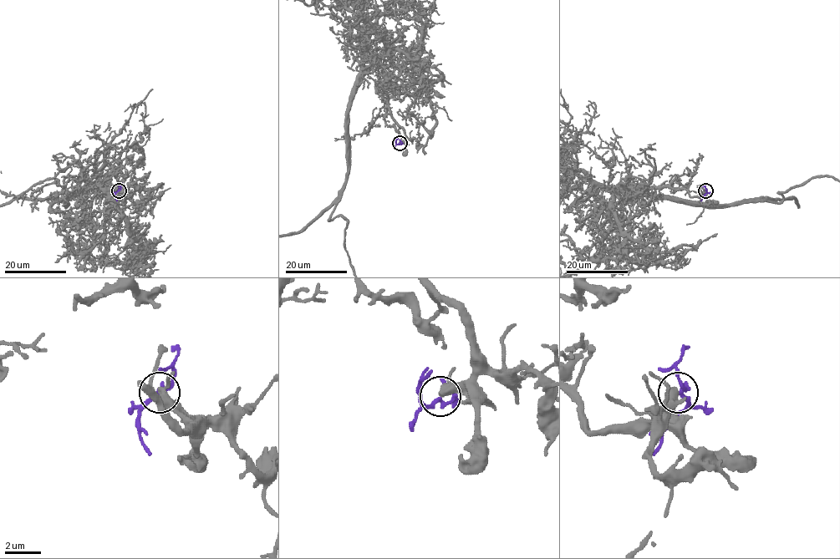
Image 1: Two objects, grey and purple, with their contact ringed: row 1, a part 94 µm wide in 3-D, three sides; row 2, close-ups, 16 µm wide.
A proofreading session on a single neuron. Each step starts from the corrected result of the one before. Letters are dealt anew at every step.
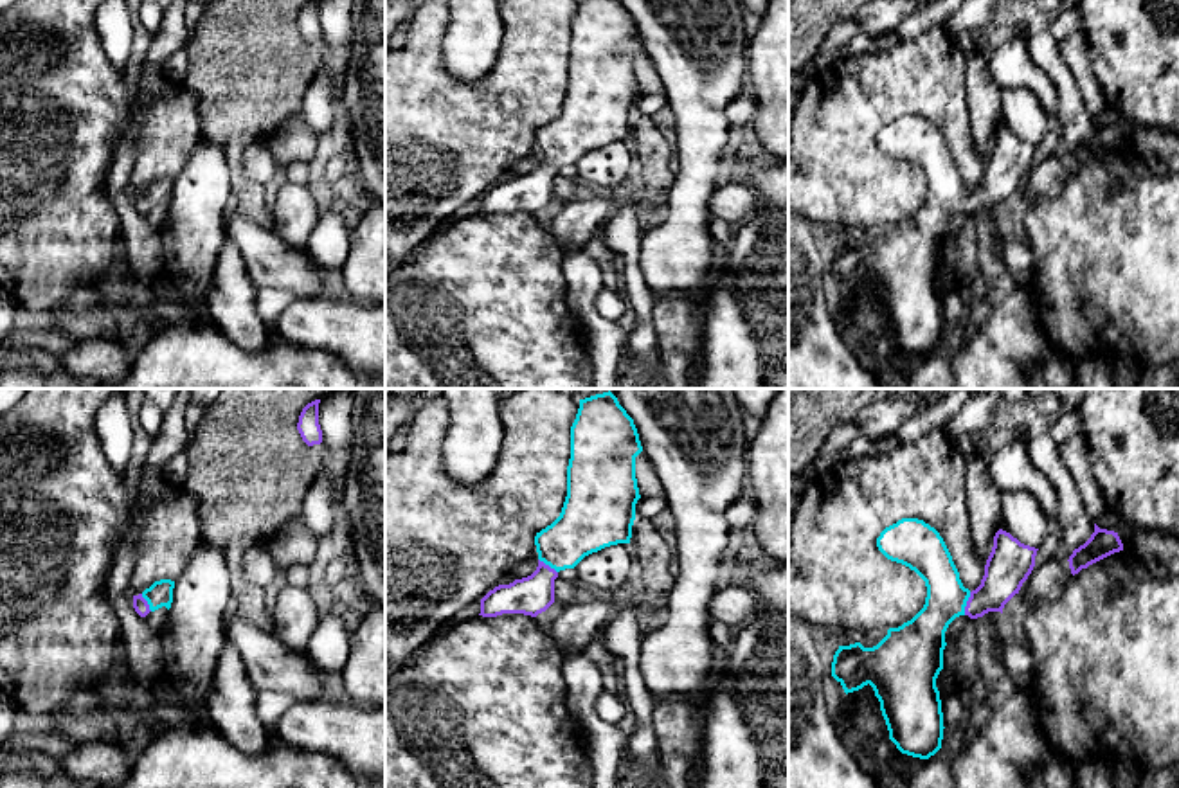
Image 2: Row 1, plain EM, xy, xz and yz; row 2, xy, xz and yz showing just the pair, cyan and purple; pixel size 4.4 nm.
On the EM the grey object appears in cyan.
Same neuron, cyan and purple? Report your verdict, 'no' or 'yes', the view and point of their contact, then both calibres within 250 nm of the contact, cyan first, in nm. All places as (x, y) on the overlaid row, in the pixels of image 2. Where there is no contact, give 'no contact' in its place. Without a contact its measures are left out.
yes | yz (965, 603) | 200/190 nm

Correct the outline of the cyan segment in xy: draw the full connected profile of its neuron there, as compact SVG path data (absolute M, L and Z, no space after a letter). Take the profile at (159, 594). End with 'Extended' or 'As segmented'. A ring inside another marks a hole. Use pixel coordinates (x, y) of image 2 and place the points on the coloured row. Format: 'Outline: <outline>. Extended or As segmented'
Outline: M171 579L155 581L142 594L133 595L135 612L140 617L146 617L149 612L155 612L162 606L169 610L173 603L173 588L175 588L175 581Z. Extended

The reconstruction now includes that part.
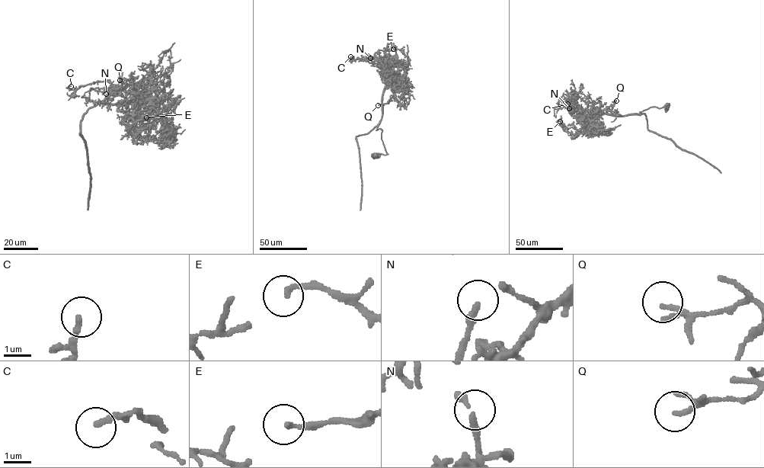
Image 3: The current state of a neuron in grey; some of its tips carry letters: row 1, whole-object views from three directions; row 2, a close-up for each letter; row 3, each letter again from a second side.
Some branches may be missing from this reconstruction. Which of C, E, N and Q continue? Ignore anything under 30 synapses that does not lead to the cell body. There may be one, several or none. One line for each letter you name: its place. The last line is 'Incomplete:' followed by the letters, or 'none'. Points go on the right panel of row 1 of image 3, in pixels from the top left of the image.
Incomplete: none

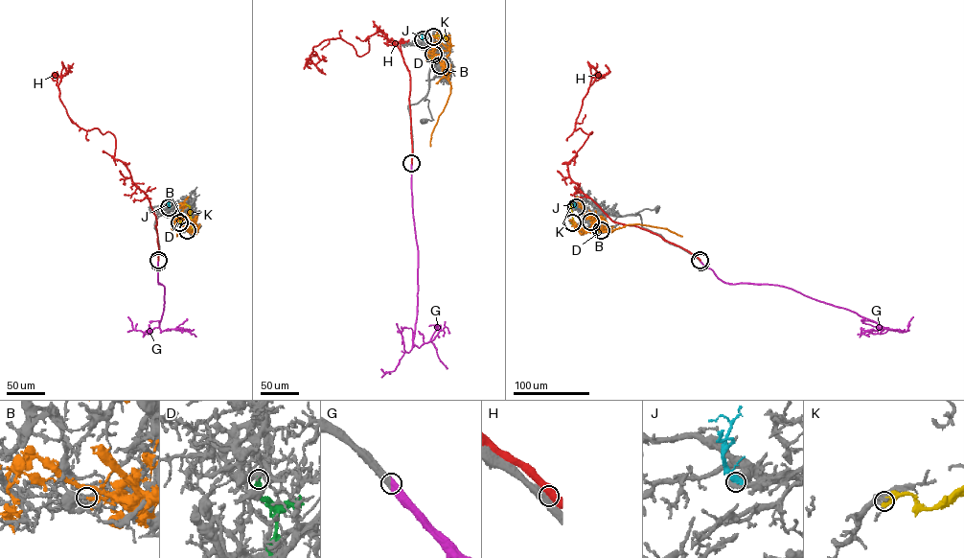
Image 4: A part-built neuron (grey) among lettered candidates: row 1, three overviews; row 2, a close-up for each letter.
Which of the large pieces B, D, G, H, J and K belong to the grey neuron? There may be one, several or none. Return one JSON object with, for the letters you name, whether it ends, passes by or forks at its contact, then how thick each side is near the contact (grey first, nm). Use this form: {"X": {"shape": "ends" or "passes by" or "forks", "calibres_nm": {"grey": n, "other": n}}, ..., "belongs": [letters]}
{"G": {"shape": "ends", "calibres_nm": {"grey": 600, "other": 650}}, "belongs": ["G"]}

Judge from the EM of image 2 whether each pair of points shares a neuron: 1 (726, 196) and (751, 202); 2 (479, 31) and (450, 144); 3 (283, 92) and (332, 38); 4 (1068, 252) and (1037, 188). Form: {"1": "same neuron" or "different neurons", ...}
{"1": "same neuron", "2": "different neurons", "3": "different neurons", "4": "different neurons"}

